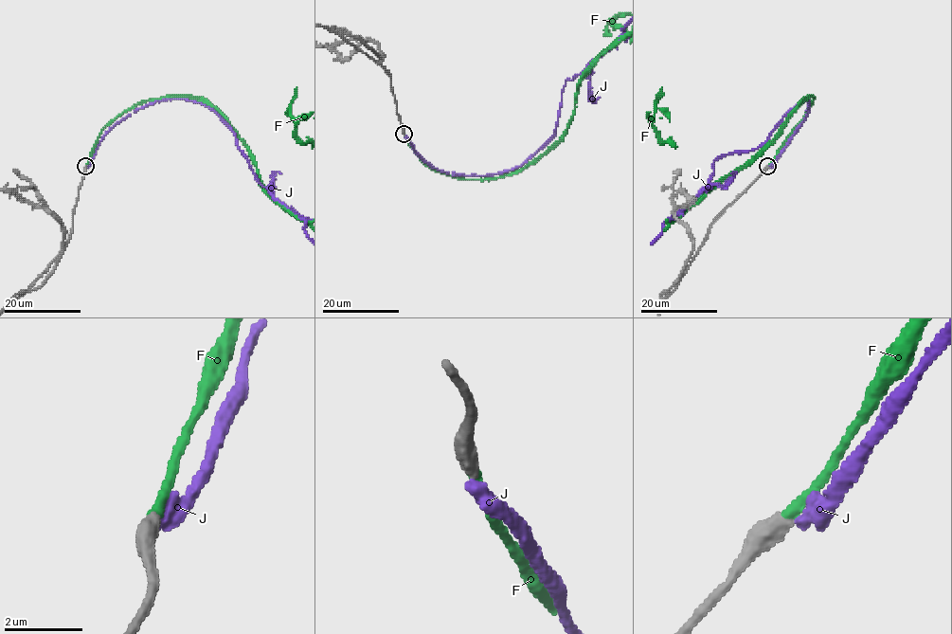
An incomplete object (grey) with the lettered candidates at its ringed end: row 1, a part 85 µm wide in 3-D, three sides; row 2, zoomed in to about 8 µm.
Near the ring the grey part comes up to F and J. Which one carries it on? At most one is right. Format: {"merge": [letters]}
{"merge": ["F"]}

